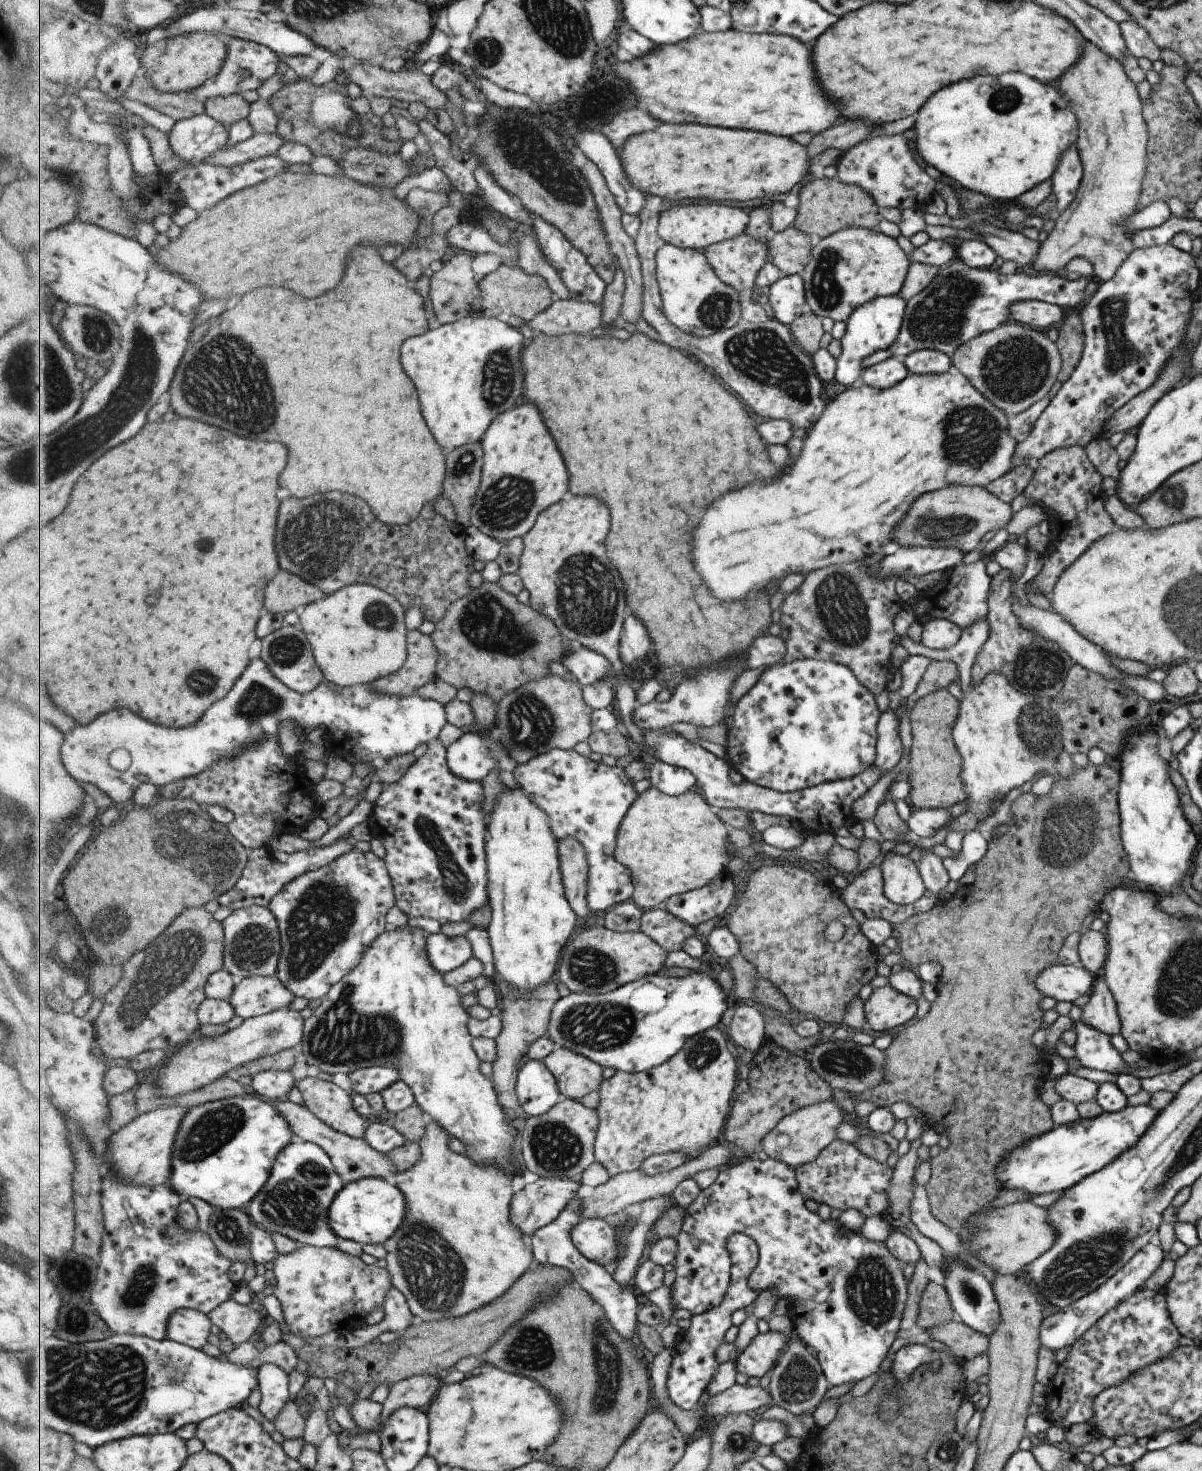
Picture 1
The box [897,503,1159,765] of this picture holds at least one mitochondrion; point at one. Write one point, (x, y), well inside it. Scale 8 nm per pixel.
(1035, 669)

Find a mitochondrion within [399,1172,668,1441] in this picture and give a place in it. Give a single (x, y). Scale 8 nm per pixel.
(606, 1354)

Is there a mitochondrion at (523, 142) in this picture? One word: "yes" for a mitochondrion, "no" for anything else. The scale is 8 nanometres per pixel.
yes

